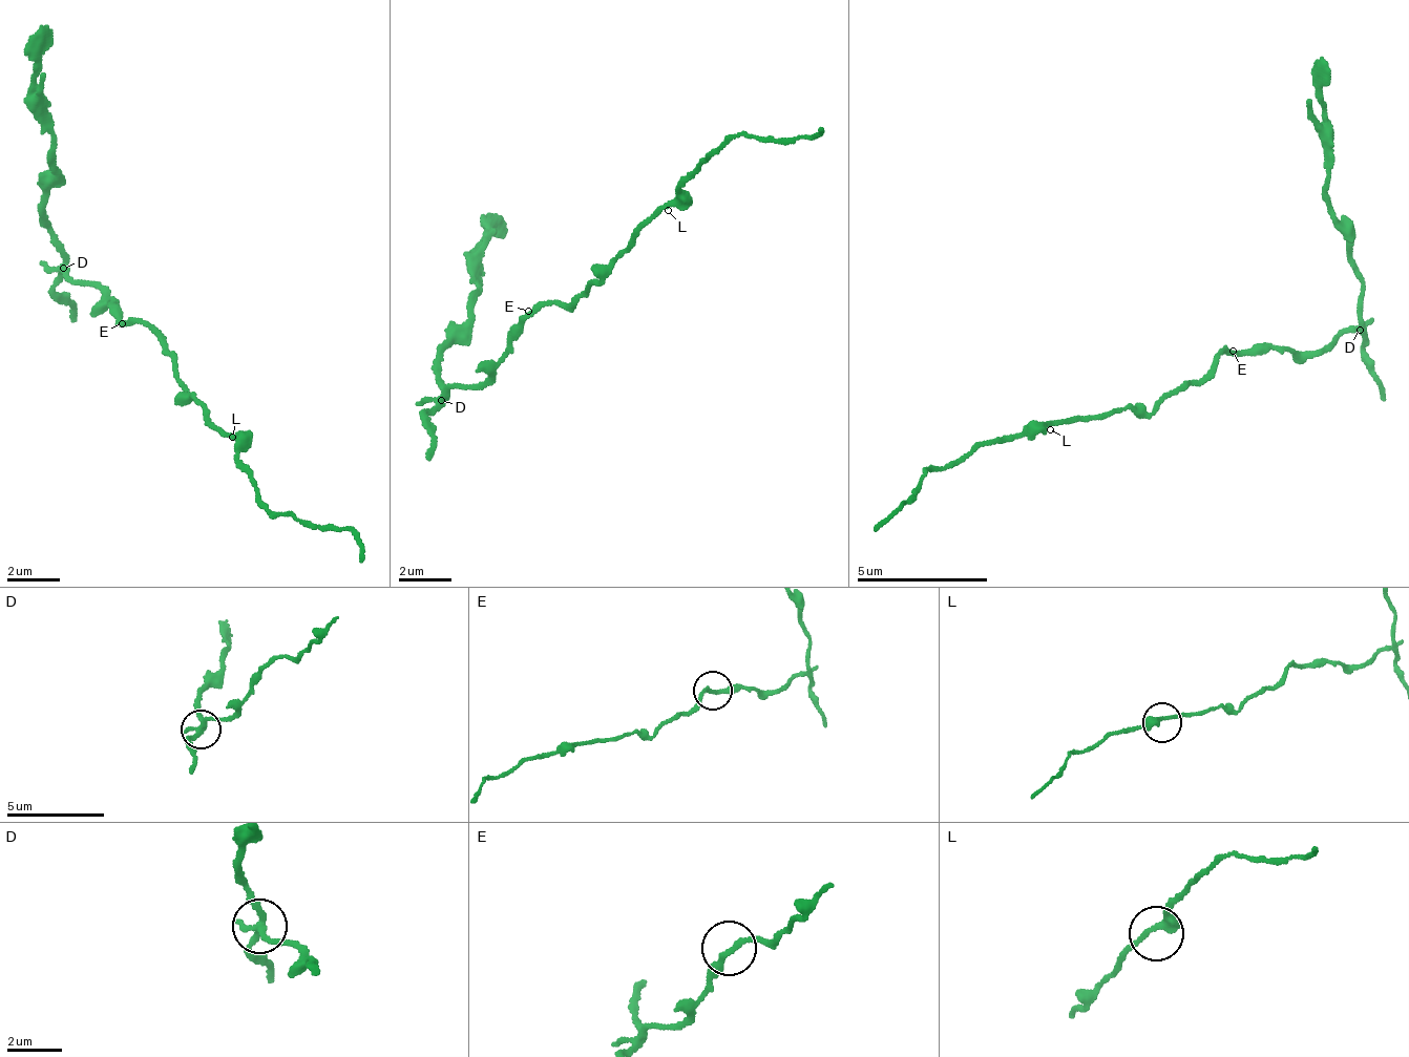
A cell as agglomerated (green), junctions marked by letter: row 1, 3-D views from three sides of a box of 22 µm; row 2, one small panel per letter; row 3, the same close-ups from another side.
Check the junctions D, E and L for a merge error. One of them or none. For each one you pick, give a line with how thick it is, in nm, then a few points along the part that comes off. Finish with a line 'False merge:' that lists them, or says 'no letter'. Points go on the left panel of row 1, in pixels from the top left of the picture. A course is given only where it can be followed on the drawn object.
D: calibre 220 nm; course (65, 266), (45, 220), (43, 178), (49, 152), (36, 91), (42, 24)
False merge: D

